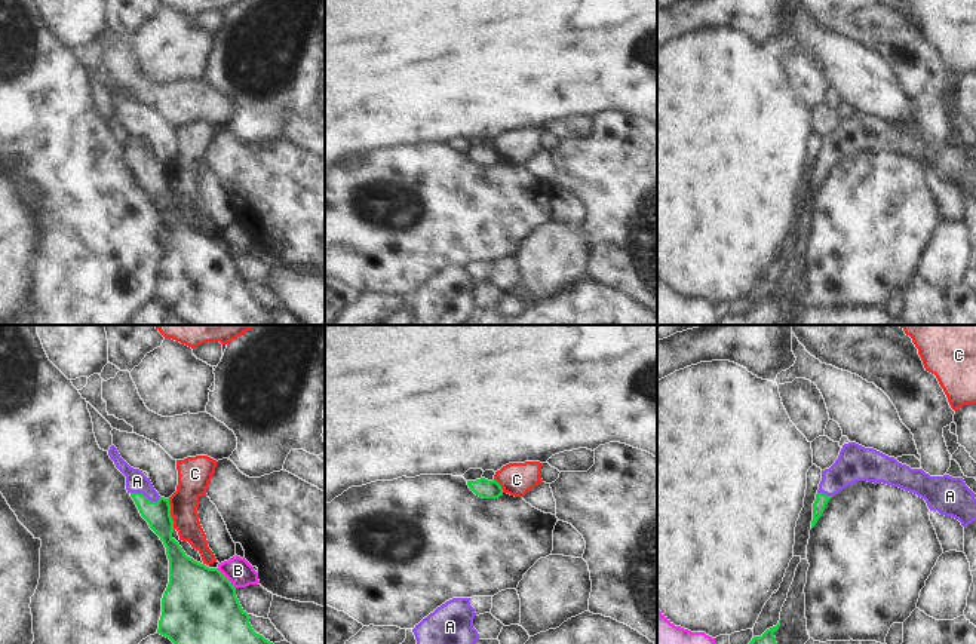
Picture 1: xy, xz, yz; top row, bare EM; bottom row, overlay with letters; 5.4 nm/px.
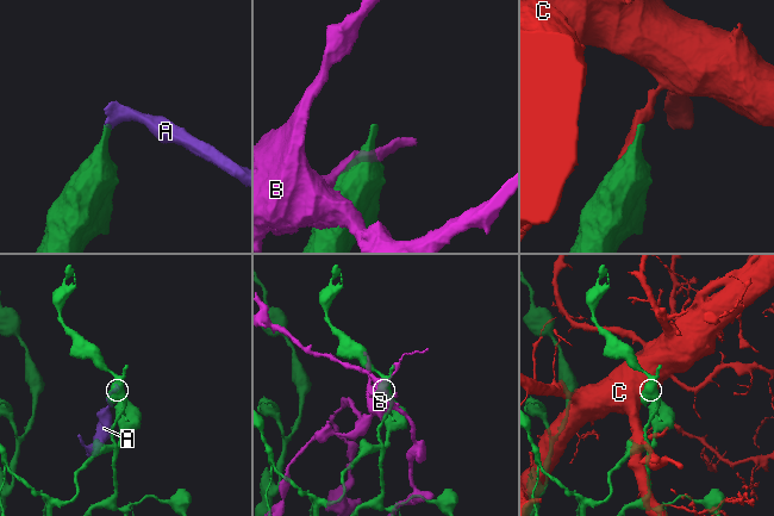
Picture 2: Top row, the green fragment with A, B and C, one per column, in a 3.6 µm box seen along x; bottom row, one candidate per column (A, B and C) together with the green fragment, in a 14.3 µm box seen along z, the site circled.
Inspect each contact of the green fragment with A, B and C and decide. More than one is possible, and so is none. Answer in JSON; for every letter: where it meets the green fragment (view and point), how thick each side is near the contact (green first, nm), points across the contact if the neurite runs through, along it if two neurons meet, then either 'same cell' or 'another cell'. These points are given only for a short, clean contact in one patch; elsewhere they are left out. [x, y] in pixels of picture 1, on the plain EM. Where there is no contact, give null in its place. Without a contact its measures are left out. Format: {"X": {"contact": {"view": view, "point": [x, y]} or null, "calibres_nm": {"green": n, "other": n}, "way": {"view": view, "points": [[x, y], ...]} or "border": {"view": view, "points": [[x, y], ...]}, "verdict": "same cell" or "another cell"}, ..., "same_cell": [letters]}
{"A": {"contact": {"view": "xy", "point": [144, 163]}, "calibres_nm": {"green": 140, "other": 110}, "way": {"view": "xy", "points": [[157, 181], [144, 163], [137, 149]]}, "verdict": "same cell"}, "B": {"contact": {"view": "xy", "point": [227, 247]}, "calibres_nm": {"green": 420, "other": 150}, "verdict": "another cell"}, "C": {"contact": {"view": "xy", "point": [169, 181]}, "calibres_nm": {"green": 140, "other": 180}, "verdict": "another cell"}, "same_cell": ["A"]}

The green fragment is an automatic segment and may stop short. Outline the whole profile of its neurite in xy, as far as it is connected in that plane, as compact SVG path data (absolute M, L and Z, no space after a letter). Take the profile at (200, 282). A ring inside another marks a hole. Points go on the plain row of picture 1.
M114 113L108 123L126 144L126 157L141 184L166 215L169 251L157 301L190 325L276 325L274 312L252 297L231 249L218 236L187 224L172 205L169 166L160 165L150 145L131 135Z

